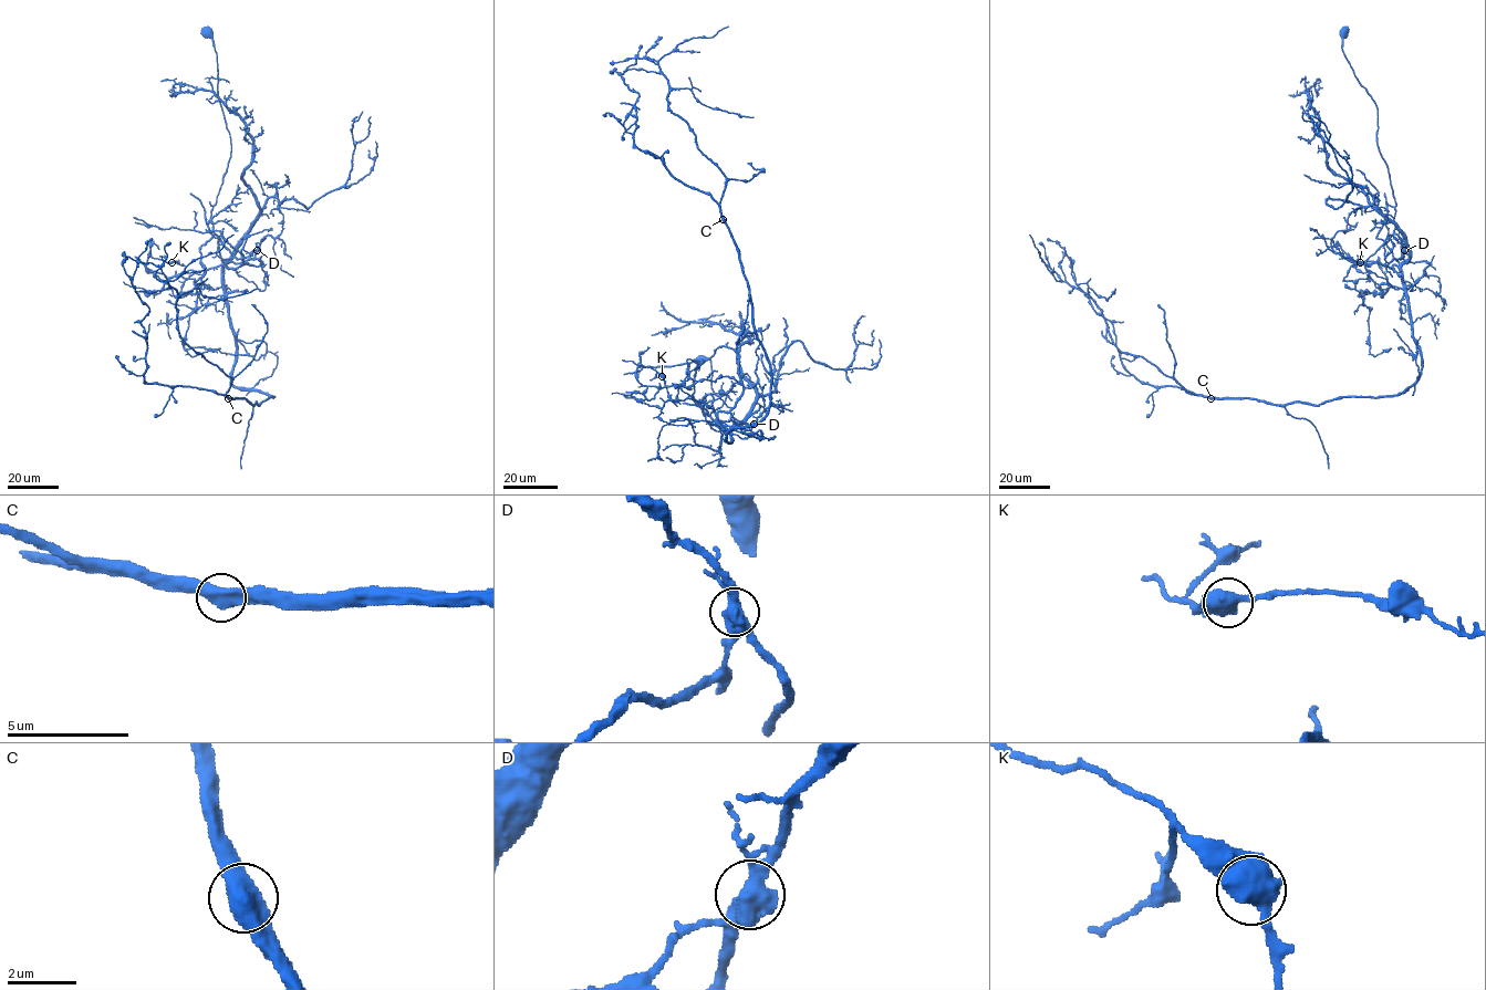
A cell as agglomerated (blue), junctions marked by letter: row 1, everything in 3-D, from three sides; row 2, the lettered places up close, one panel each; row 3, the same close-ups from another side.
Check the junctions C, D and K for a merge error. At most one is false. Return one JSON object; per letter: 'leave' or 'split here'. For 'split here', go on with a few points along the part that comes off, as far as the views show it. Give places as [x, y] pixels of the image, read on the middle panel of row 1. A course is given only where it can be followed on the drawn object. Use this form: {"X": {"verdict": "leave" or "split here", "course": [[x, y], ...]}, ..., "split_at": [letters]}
{"C": {"verdict": "leave"}, "D": {"verdict": "split here", "course": [[754, 424], [714, 420], [694, 398], [694, 360], [681, 383], [657, 387], [638, 381], [640, 365], [677, 406]]}, "K": {"verdict": "leave"}, "split_at": ["D"]}

